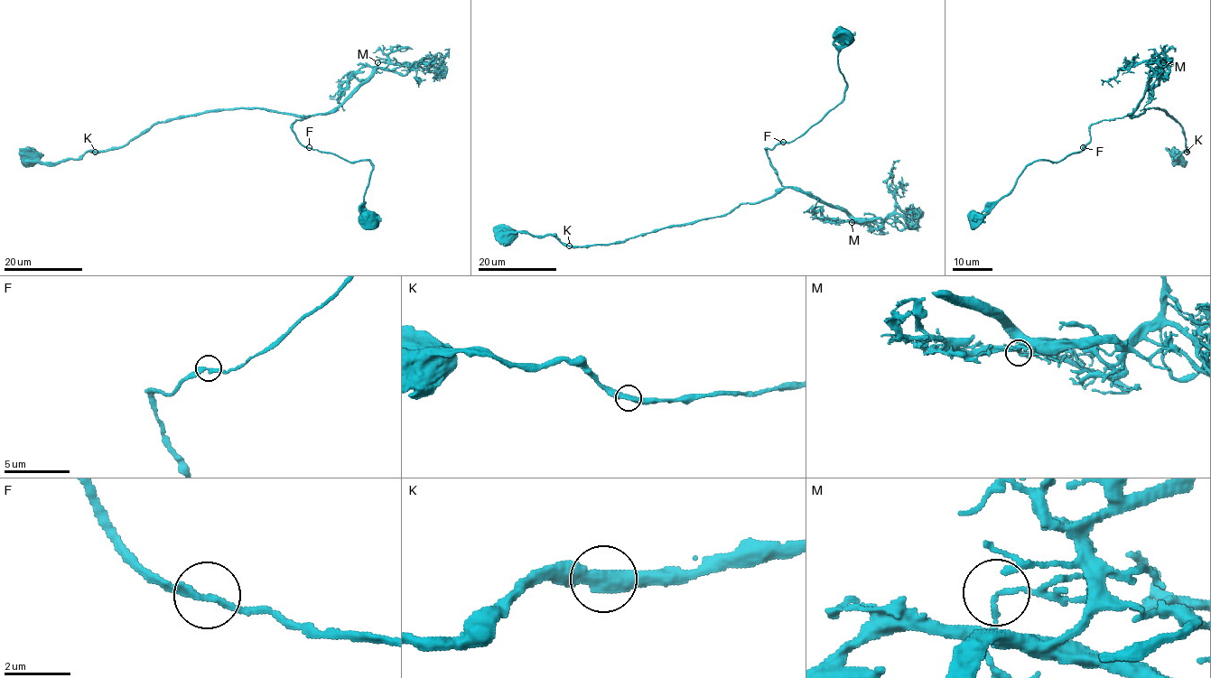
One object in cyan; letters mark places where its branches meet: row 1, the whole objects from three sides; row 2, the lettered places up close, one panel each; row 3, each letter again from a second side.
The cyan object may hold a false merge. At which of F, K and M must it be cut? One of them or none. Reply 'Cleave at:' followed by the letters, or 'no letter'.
Cleave at: no letter

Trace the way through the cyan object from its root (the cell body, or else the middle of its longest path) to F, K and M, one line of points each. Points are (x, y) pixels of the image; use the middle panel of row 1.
F: (841, 34), (837, 65), (846, 81), (843, 99), (798, 137), (791, 142), (783, 142)
K: (841, 34), (843, 99), (798, 137), (766, 149), (783, 188), (721, 216), (622, 242), (570, 246)
M: (841, 34), (843, 99), (798, 137), (766, 151), (784, 186), (835, 205), (851, 222)

